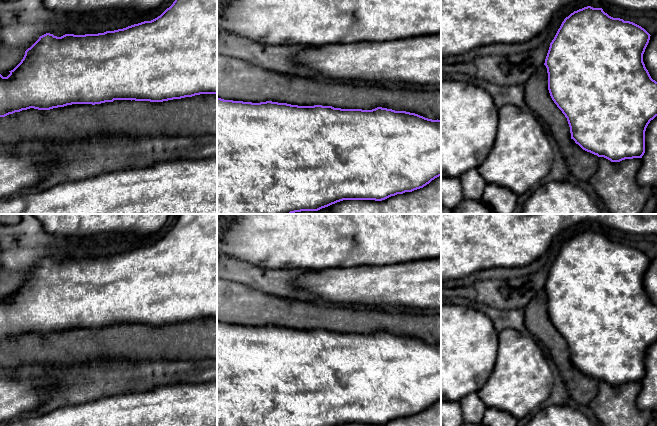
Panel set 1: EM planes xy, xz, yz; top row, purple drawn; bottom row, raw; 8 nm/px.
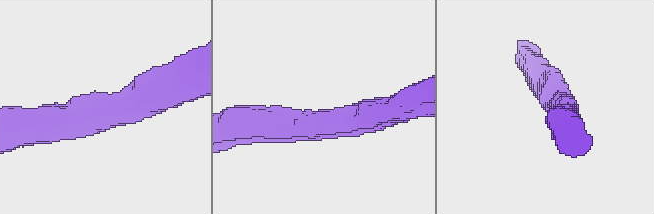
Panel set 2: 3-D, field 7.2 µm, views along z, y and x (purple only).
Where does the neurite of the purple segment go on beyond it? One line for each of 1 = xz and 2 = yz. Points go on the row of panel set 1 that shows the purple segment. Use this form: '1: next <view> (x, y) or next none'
1: next none
2: next none

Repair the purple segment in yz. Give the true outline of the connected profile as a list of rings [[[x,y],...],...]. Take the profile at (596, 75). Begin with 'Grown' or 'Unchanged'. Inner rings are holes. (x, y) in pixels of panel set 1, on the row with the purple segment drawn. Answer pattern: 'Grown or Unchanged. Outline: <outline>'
Unchanged. Outline: [[[584,7],[571,13],[564,19],[558,29],[545,59],[544,65],[548,73],[548,90],[557,107],[567,118],[571,139],[583,150],[598,157],[604,157],[611,162],[620,162],[625,159],[642,158],[645,153],[645,131],[650,123],[657,116],[657,82],[653,80],[643,62],[643,54],[650,40],[650,34],[641,26],[624,21],[620,18],[613,18],[603,11],[602,8]]]

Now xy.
Unchanged. Outline: [[[175,0],[160,16],[151,20],[128,26],[123,29],[106,31],[98,34],[74,35],[61,37],[46,33],[25,51],[21,62],[7,77],[0,74],[0,117],[30,108],[50,110],[72,104],[101,104],[114,100],[135,100],[163,102],[173,99],[192,97],[200,94],[217,94],[217,0]]]

